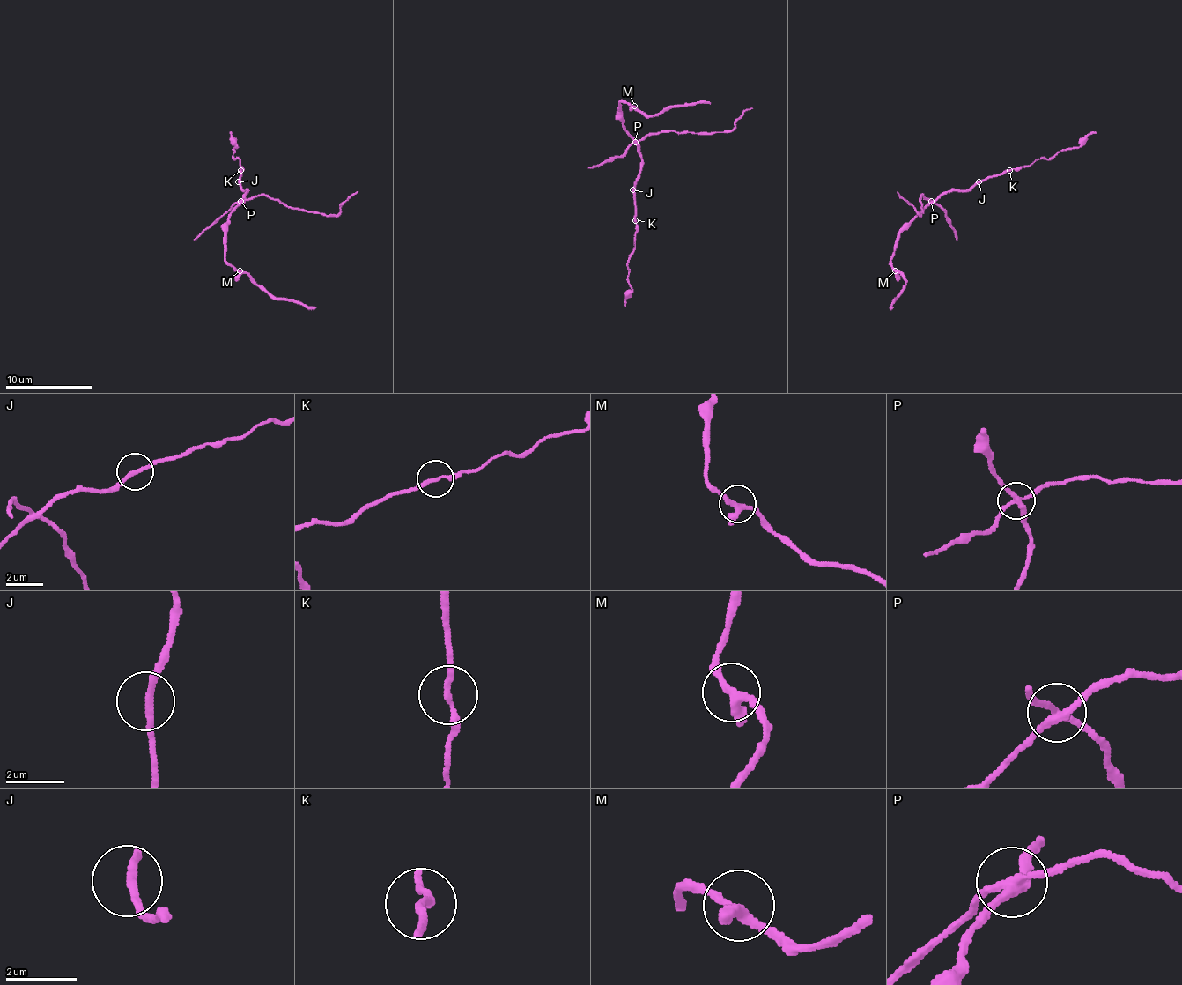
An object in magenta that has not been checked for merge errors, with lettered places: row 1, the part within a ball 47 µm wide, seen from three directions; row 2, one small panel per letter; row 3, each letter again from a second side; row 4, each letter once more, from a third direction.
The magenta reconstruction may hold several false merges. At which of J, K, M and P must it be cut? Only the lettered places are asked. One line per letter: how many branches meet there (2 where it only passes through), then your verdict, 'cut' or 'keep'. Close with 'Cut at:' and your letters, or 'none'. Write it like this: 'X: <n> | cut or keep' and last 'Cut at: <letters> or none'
J: 2 | keep
K: 2 | cut
M: 3 | keep
P: 4 | cut
Cut at: K, P

